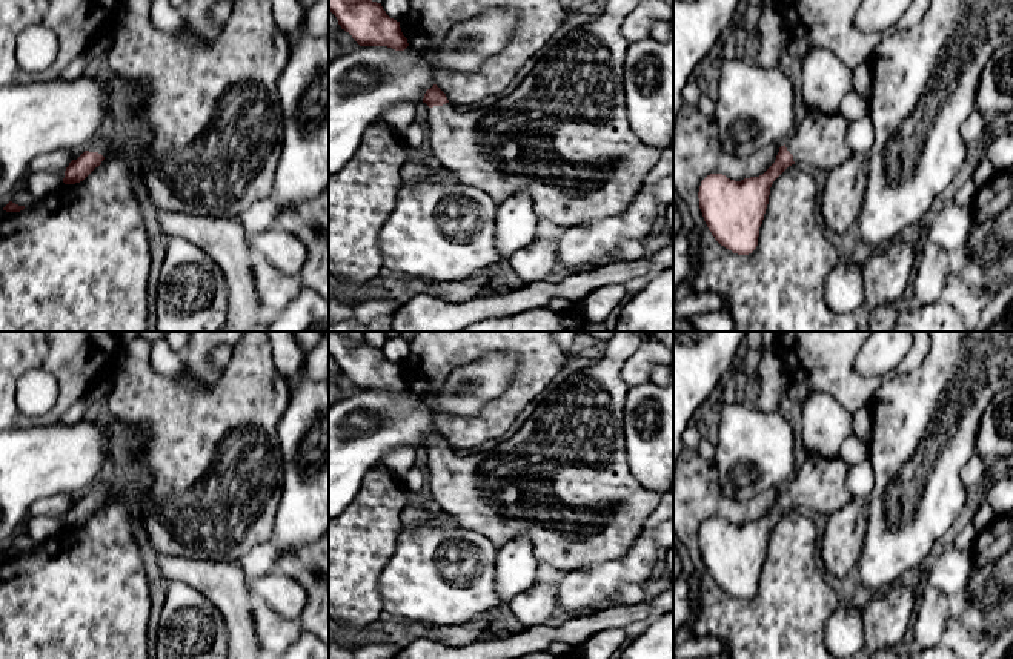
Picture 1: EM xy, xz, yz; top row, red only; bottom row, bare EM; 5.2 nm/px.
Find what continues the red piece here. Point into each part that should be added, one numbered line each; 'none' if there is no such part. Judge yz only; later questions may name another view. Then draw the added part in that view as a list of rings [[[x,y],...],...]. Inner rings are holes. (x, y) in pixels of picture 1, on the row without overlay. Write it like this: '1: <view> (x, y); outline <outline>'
1: yz (820, 486); outline [[[809,455],[785,492],[795,508],[829,518],[853,499],[847,485],[849,470],[841,456]]]

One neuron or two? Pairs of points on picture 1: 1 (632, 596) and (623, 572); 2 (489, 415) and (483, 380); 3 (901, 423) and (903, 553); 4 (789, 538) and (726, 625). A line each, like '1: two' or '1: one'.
1: two
2: two
3: one
4: one

